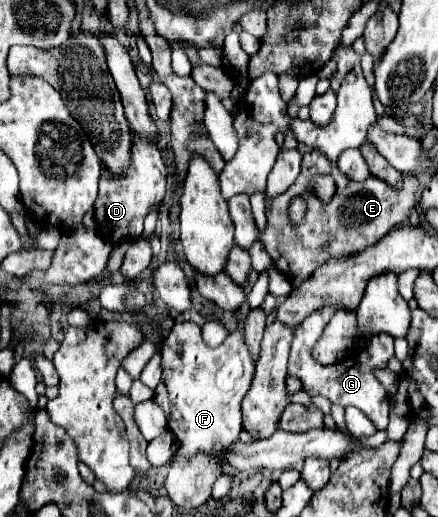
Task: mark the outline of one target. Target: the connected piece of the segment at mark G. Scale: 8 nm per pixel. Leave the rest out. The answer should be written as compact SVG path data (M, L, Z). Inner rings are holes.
M324 306L322 310L310 314L294 332L294 342L292 342L292 352L290 352L290 362L288 362L288 372L298 376L304 384L304 390L310 396L326 396L332 404L340 404L340 406L356 406L360 408L374 424L376 430L386 430L388 426L388 412L390 412L390 400L388 394L384 390L384 386L374 378L372 370L374 368L384 368L382 364L388 364L388 360L394 354L394 338L388 334L376 334L372 336L372 340L368 340L364 350L354 352L348 360L340 362L340 364L332 364L332 366L322 366L320 362L316 362L312 358L312 346L318 342L318 338L322 336L324 326L328 324L328 320L338 312L338 306Z

